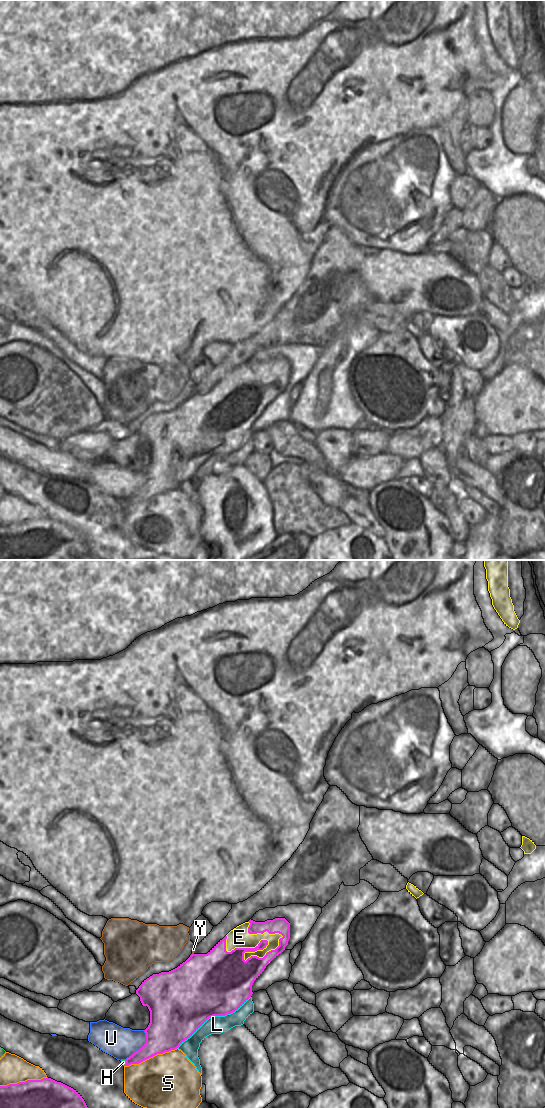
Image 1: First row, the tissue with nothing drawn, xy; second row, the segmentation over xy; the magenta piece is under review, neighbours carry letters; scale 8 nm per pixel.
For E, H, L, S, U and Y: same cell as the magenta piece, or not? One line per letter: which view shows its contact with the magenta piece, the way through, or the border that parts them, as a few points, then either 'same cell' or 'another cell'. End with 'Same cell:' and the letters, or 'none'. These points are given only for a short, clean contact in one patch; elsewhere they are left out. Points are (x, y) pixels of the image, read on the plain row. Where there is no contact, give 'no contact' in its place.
E: meets magenta in xy; another cell
H: meets magenta in xy; another cell
L: meets magenta in xy; another cell
S: meets magenta in xy; another cell
U: meets magenta in xy; another cell
Y: meets magenta in xy; another cell
Same cell: none

